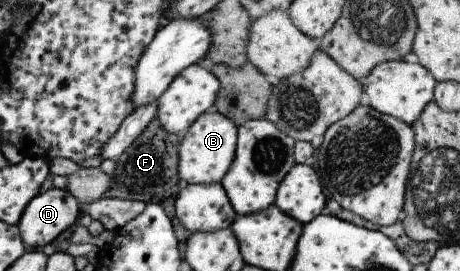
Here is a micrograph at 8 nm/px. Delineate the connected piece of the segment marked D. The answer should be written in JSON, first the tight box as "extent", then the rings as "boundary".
{"extent":[16,187,79,249],"boundary":[[[51,187],[45,192],[40,192],[27,202],[16,224],[21,241],[33,249],[46,246],[61,232],[70,230],[70,224],[74,224],[79,212],[78,201],[66,189]]]}

